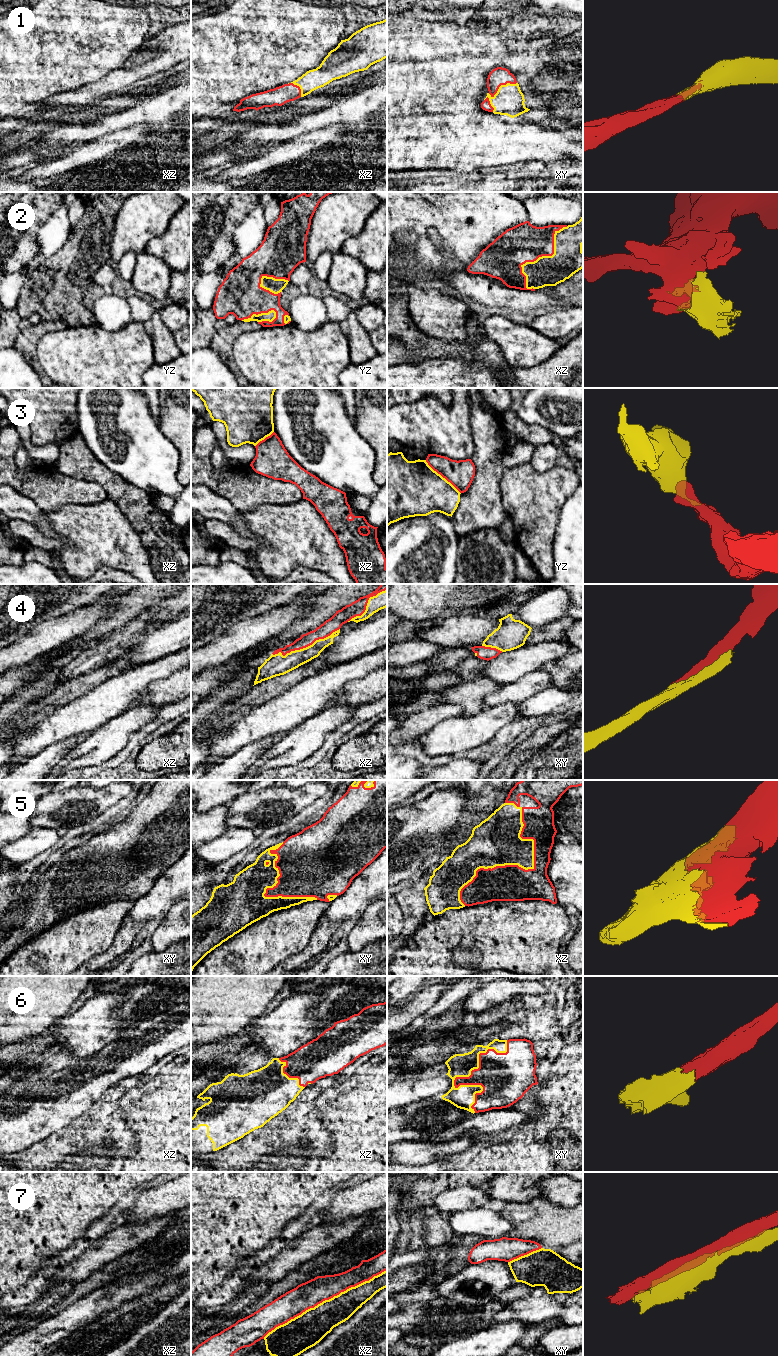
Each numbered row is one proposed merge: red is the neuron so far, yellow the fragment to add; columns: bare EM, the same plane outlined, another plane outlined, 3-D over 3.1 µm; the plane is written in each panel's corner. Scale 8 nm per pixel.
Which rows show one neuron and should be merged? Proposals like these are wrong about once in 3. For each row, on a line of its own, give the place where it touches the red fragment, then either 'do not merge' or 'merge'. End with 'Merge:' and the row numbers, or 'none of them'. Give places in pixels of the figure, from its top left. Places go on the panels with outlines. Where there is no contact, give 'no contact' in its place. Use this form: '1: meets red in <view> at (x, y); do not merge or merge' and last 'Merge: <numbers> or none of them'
1: meets red in xy at (501, 84); merge
2: meets red in xz at (542, 255); merge
3: meets red in yz at (442, 476); do not merge
4: meets red in xz at (305, 647); merge
5: meets red in xz at (521, 868); merge
6: meets red in xy at (461, 1077); merge
7: meets red in xz at (324, 1300); do not merge
Merge: 1, 2, 4, 5, 6

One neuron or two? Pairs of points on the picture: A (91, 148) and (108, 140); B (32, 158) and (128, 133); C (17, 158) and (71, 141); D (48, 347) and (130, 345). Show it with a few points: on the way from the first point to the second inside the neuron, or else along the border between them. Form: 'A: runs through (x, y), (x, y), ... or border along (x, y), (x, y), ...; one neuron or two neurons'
A: runs through (95, 148), (100, 148), (104, 144); one neuron
B: border along (41, 162), (37, 164); two neurons
C: border along (17, 149), (32, 149), (40, 156), (41, 161); two neurons
D: runs through (68, 347), (110, 347); one neuron

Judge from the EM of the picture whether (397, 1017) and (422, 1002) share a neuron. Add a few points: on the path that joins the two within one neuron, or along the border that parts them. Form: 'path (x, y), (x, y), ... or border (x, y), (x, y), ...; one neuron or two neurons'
path (403, 1014), (416, 1004); one neuron

